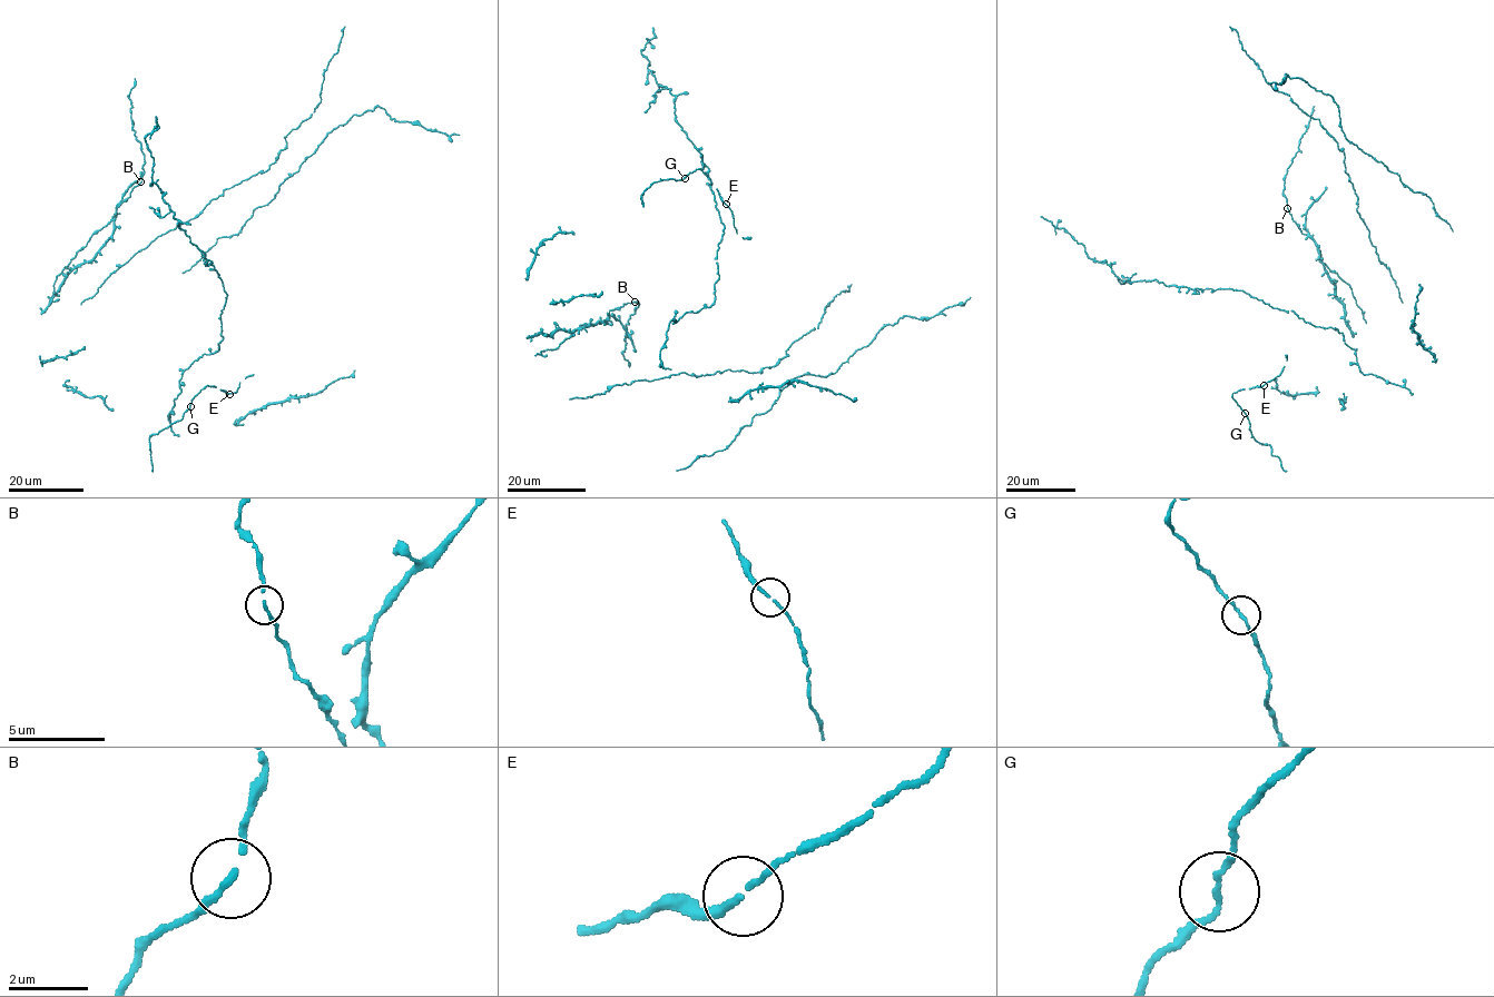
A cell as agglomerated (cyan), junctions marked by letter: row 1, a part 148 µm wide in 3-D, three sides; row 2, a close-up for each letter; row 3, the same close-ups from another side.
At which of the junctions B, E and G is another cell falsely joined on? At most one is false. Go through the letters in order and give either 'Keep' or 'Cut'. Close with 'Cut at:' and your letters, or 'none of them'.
B: Keep
E: Keep
G: Keep
Cut at: none of them

